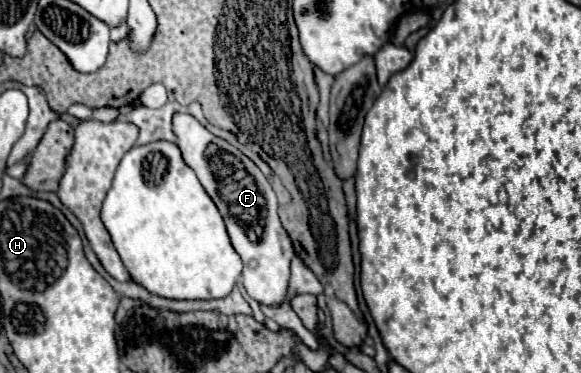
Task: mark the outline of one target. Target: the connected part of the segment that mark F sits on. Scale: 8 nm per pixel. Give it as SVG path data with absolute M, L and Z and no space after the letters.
M182 113L174 115L174 131L178 135L178 145L182 149L184 161L188 163L188 167L194 169L194 173L200 179L202 187L214 199L216 207L220 209L220 213L222 213L222 217L226 221L226 229L228 229L228 235L232 239L232 245L234 245L236 253L240 255L240 259L244 263L244 269L242 269L244 289L248 291L248 295L252 299L256 299L262 305L274 305L276 307L276 305L284 303L286 295L288 295L290 261L294 257L294 249L292 249L292 241L290 241L288 233L280 225L280 219L278 219L278 201L276 201L276 195L274 195L268 179L260 173L260 169L248 157L244 157L236 147L228 145L224 139L214 137L194 117L182 115Z

